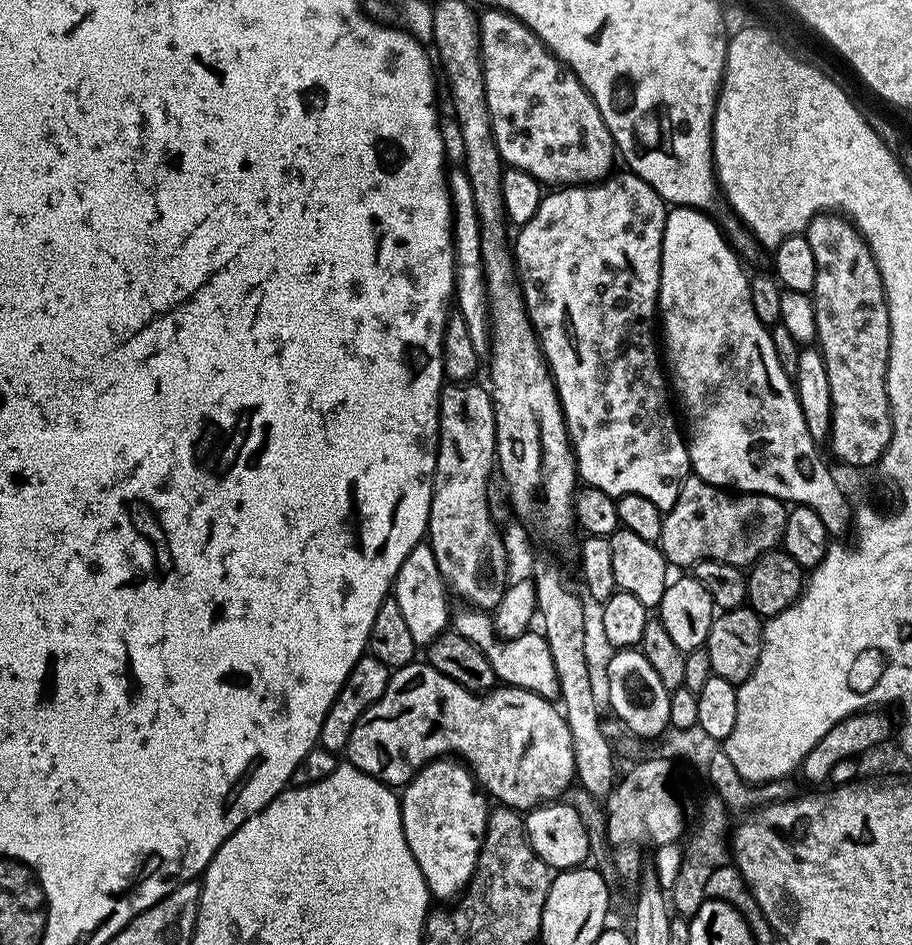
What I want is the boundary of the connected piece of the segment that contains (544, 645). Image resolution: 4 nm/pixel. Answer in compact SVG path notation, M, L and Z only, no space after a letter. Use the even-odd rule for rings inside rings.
M464 606L461 612L453 611L450 616L451 627L462 638L470 638L474 646L486 654L490 666L494 670L497 681L513 688L525 688L538 694L543 700L555 701L560 695L558 673L554 671L554 662L550 658L550 646L543 634L536 630L529 630L513 640L501 640L494 631L494 620L487 611Z

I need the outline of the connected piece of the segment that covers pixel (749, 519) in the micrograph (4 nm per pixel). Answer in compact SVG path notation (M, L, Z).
M689 474L680 486L678 502L664 513L658 547L672 566L691 566L700 560L725 560L735 568L747 569L759 556L773 551L783 541L787 517L785 501L757 492L737 494Z

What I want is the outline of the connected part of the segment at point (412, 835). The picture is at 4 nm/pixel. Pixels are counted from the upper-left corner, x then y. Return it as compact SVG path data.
M456 758L432 760L403 785L400 796L402 830L406 834L410 854L414 854L414 862L418 862L418 870L422 870L422 878L435 899L437 896L440 900L448 900L447 902L455 901L472 881L480 857L480 847L488 832L489 811L489 797L476 783L468 765Z

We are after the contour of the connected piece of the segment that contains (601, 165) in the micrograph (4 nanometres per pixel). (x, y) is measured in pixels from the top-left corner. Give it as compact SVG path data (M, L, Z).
M492 6L489 12L481 11L479 18L486 102L492 123L492 137L498 146L500 159L509 168L534 174L534 178L538 178L545 186L593 184L607 179L613 171L616 147L594 98L582 86L580 79L570 71L567 64L553 56L540 37L513 13Z

